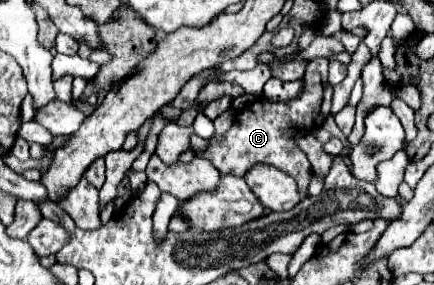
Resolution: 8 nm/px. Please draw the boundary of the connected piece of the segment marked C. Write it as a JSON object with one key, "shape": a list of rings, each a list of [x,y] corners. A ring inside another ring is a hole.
{"shape":[[[316,58],[308,66],[308,74],[304,78],[304,92],[288,102],[270,102],[266,98],[254,100],[250,106],[246,106],[234,120],[232,130],[226,134],[224,142],[210,144],[206,152],[196,152],[198,156],[204,156],[210,160],[220,174],[234,174],[244,176],[244,172],[250,168],[250,164],[256,164],[260,160],[266,160],[266,164],[276,166],[278,170],[286,172],[288,176],[294,176],[298,191],[302,198],[308,194],[308,184],[312,176],[312,166],[302,150],[296,148],[296,144],[280,132],[280,128],[290,130],[294,134],[294,128],[306,128],[308,124],[320,126],[324,118],[330,114],[330,102],[332,102],[332,86],[328,84],[328,60]]]}

